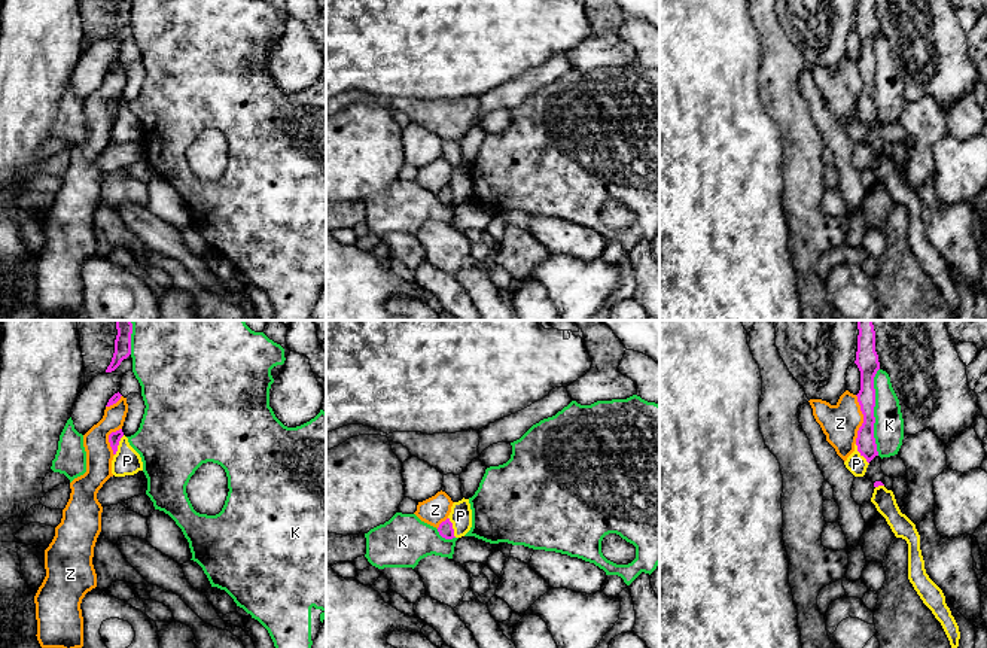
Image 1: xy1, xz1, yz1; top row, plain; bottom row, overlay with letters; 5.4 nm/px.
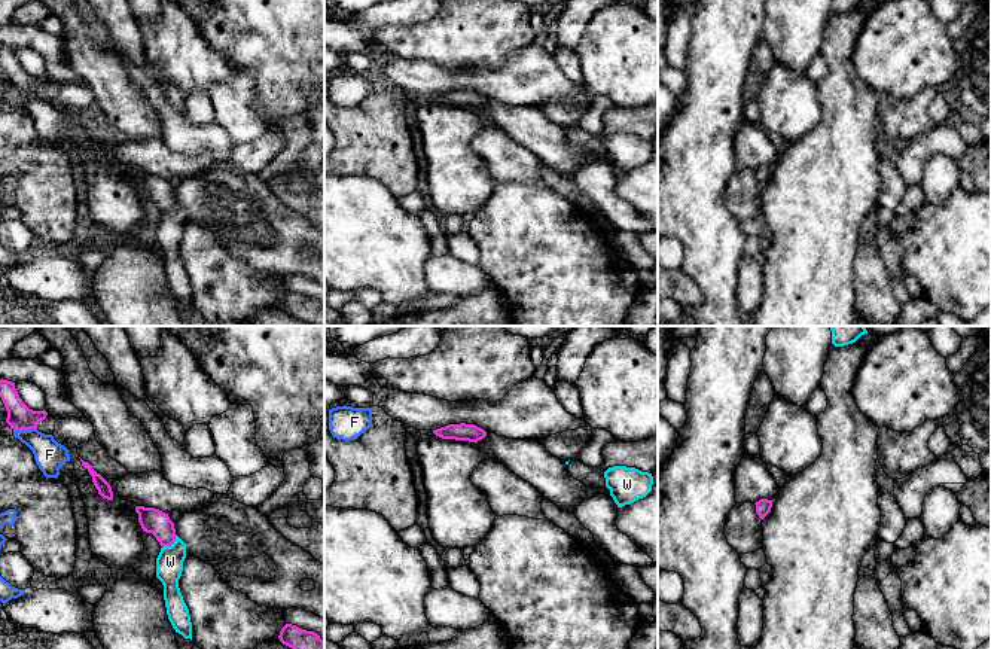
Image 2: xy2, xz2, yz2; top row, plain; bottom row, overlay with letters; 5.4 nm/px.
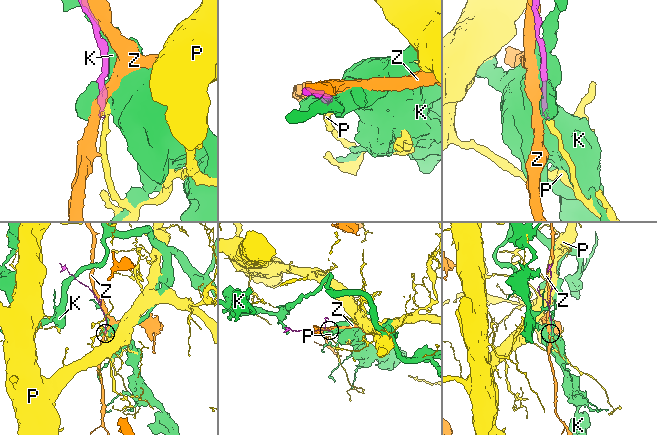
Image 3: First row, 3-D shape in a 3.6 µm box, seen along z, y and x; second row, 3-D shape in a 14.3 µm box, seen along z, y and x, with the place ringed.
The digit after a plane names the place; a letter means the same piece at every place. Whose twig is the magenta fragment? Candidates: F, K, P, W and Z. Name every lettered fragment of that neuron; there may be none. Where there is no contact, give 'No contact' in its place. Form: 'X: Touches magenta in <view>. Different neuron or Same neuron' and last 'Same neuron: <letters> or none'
F: Touches magenta in xy2. Different neuron
K: Touches magenta in yz1. Different neuron
P: Touches magenta in yz1. Different neuron
W: Touches magenta in xy2. Different neuron
Z: Touches magenta in yz1. Different neuron
Same neuron: none

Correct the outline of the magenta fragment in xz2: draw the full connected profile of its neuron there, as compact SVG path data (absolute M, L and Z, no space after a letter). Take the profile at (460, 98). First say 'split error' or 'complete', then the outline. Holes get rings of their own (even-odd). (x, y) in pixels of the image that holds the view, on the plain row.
complete | M466 89L448 91L433 97L433 100L442 106L469 107L475 110L487 103L484 95Z

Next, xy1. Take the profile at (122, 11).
complete | M118 0L115 6L115 19L106 39L115 37L124 25L131 21L131 0Z

